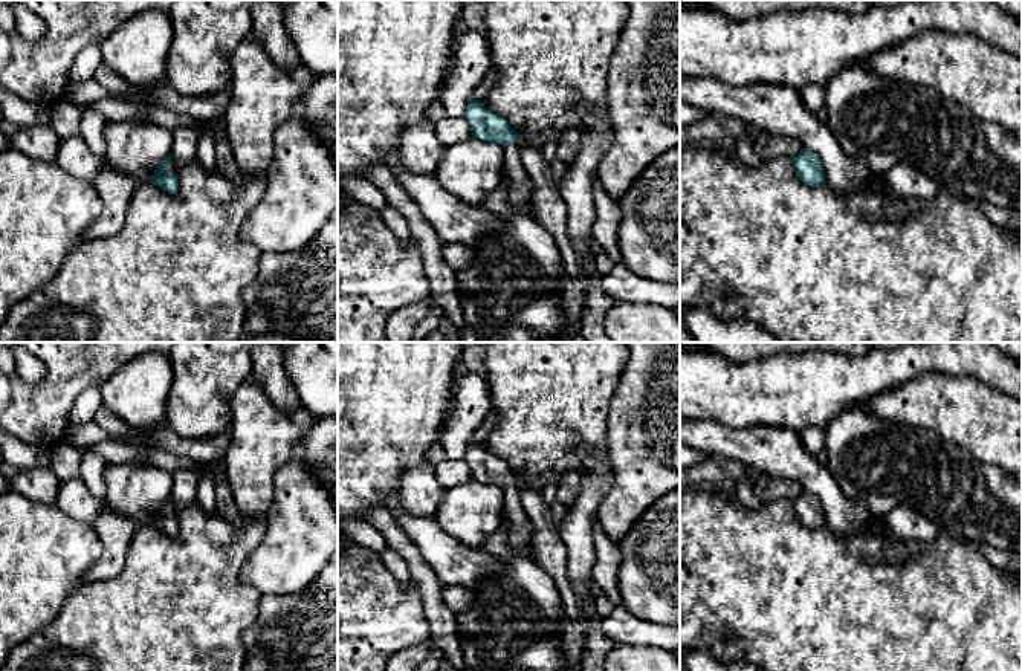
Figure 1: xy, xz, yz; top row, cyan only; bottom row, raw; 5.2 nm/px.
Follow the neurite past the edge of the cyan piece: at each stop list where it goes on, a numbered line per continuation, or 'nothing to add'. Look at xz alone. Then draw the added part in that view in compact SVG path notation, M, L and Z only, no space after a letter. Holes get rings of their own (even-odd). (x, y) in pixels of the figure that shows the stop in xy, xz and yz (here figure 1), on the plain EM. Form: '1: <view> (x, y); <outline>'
1: xz (521, 532); M518 486L504 489L504 514L510 523L507 543L516 552L527 553L533 558L533 527L522 509Z

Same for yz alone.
nothing to add

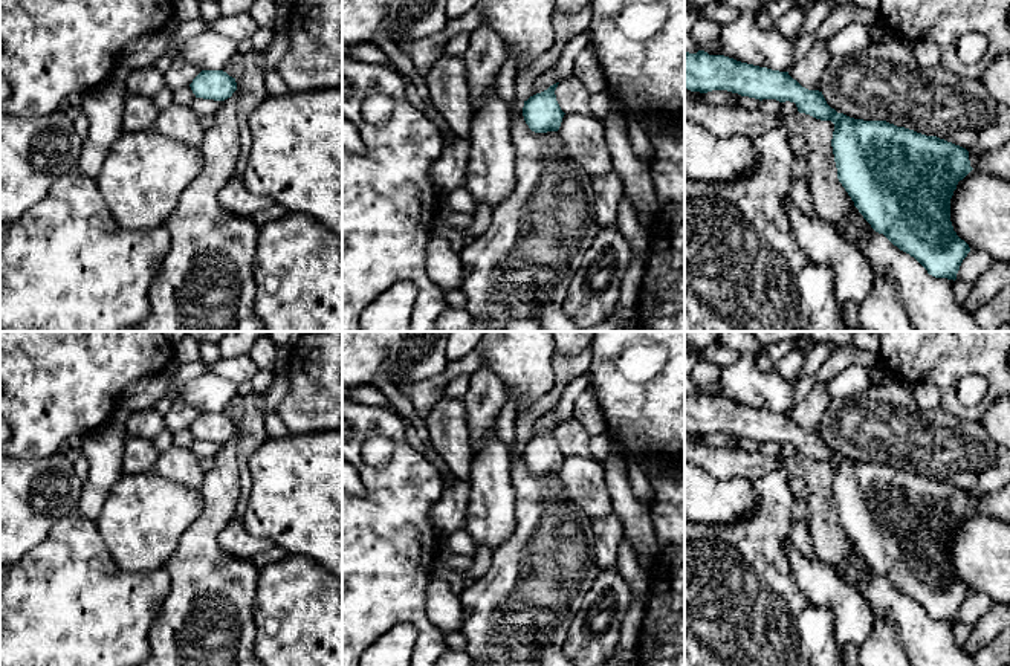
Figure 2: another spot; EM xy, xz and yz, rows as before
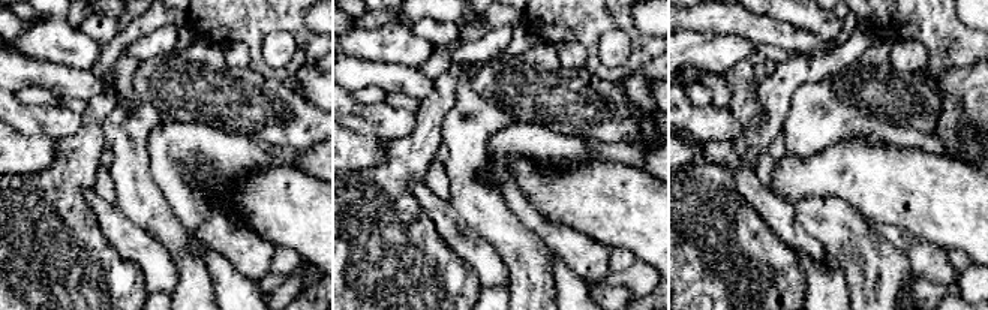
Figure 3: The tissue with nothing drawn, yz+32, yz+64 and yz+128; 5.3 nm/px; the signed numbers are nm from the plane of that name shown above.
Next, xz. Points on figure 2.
nothing to add

